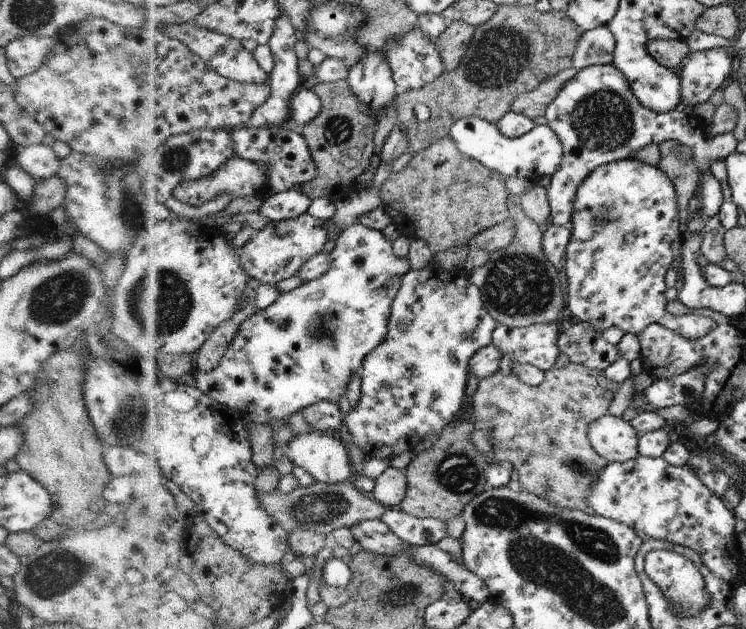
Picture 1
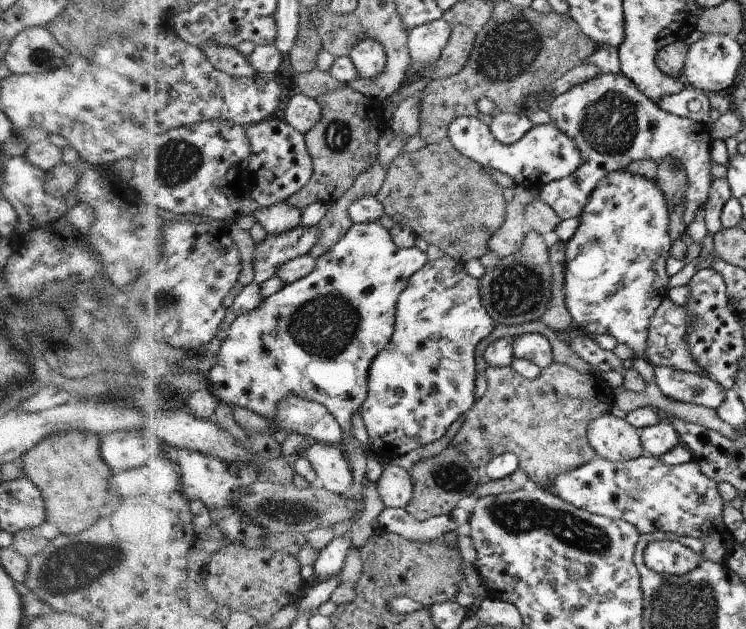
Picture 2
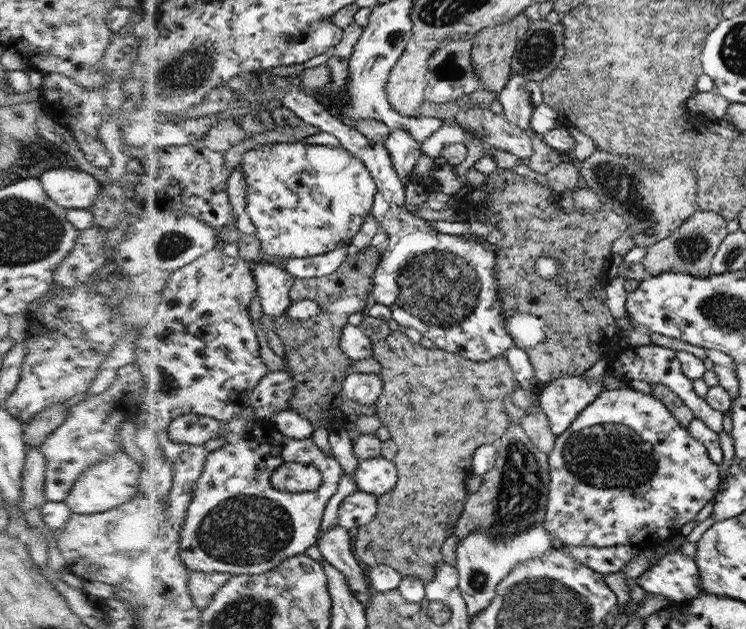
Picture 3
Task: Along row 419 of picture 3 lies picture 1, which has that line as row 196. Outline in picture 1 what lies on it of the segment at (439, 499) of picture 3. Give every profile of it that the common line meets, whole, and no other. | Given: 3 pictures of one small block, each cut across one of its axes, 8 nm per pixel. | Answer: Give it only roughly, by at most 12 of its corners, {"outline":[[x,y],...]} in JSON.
{"outline":[[427,145],[386,181],[398,232],[434,255],[508,219],[501,173]]}

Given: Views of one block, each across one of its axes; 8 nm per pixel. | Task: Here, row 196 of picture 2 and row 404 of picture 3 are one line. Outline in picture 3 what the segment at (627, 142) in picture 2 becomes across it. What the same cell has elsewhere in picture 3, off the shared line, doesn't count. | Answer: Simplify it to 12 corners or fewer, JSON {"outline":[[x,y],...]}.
{"outline":[[625,348],[598,378],[562,377],[537,396],[558,436],[606,391],[603,377],[662,384],[712,432],[724,413],[698,397],[677,350]]}

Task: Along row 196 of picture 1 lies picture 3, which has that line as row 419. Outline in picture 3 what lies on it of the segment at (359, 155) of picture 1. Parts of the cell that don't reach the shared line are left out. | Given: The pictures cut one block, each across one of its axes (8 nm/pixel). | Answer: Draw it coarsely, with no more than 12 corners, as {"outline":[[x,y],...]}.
{"outline":[[354,250],[331,275],[298,278],[295,301],[321,313],[276,326],[296,391],[291,406],[348,428],[341,347],[368,306],[380,254]]}

